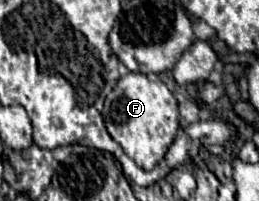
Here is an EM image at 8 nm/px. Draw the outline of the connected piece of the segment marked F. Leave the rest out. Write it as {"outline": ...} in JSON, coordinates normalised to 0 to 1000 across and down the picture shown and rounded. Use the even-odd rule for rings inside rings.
{"outline":[[[556,363],[479,373],[402,512],[402,622],[440,701],[471,721],[486,771],[556,851],[595,841],[641,771],[687,652],[687,512],[633,413],[587,403]]]}

